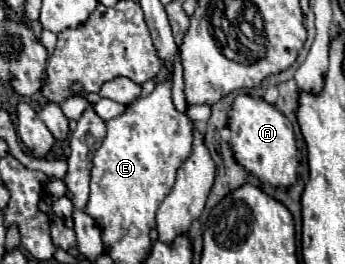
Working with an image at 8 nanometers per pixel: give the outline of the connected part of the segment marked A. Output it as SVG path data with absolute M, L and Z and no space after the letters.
M238 95L232 103L232 113L228 119L228 127L232 131L230 147L234 151L236 161L260 177L262 181L276 187L290 187L296 183L298 169L298 149L292 131L292 123L284 117L276 105L266 103L264 99L252 95Z

